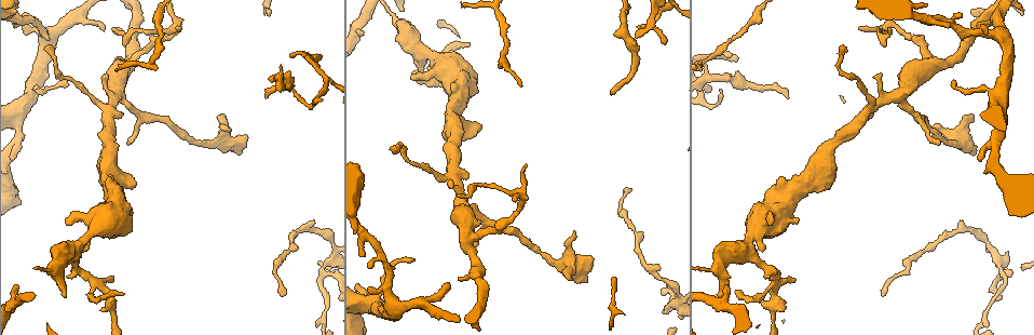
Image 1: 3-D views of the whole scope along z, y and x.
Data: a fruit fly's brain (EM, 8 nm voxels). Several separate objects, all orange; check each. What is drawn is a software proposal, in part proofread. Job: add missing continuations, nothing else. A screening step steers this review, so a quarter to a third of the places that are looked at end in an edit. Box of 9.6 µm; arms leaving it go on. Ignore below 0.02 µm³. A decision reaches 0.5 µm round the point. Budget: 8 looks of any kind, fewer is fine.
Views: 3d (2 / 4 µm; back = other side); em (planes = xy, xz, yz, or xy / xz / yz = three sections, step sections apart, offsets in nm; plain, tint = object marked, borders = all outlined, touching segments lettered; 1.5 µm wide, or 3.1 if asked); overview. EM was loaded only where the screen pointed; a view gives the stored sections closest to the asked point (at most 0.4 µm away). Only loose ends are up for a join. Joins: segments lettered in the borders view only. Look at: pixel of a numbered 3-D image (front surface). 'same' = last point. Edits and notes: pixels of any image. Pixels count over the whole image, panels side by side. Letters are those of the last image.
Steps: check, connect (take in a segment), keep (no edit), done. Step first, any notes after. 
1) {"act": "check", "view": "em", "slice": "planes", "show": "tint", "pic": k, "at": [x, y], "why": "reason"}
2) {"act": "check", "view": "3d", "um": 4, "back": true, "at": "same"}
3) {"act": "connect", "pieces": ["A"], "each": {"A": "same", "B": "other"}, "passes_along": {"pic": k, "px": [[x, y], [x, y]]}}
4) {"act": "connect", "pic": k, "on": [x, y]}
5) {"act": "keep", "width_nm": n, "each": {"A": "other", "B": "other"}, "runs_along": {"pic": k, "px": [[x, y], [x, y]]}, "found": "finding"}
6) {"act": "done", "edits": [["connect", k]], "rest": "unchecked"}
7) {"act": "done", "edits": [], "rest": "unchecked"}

{"act": "check", "view": "3d", "um": 4, "pic": 1, "at": [953, 85], "why": "an open end"}

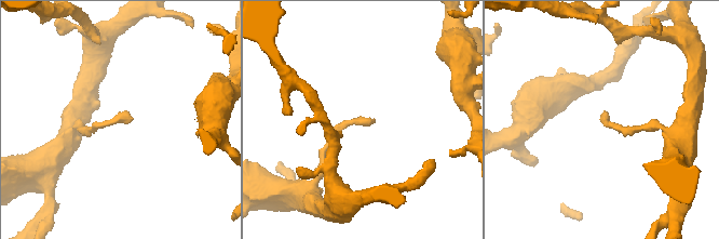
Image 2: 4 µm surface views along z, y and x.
{"act": "check", "view": "em", "slice": "xz", "step": 4, "show": "borders", "pic": 2, "at": [369, 122]}

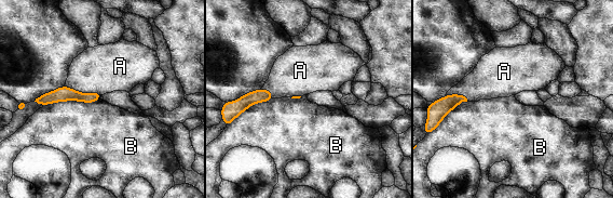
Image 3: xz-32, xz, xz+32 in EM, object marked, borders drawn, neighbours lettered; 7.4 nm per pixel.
{"act": "keep", "each": {"A": "other", "B": "other"}, "border": {"pic": 3, "px": [[99, 98], [57, 101], [43, 106]]}, "found": "none of them fits"}

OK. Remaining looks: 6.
{"act": "check", "view": "em", "slice": "xz", "step": 8, "show": "borders", "pic": 1, "at": [936, 144], "why": "branch stops here"}

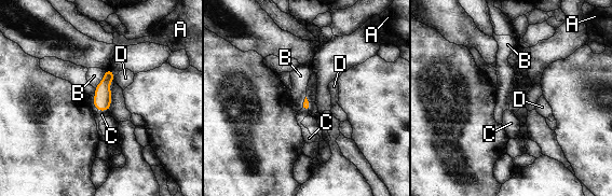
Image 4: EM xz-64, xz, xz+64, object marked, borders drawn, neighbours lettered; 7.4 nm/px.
{"act": "check", "view": "em", "slice": "planes", "show": "borders", "at": "same"}

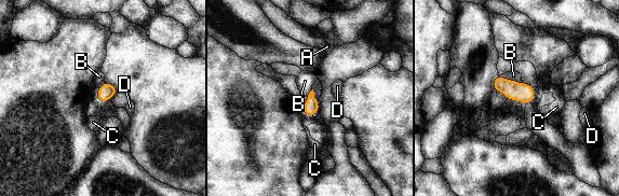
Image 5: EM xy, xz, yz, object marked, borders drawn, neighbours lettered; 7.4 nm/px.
{"act": "keep", "longest_contact_nm": ["B", 190], "each": {"A": "other", "B": "other", "C": "other", "D": "other"}, "border": {"pic": 5, "px": [[499, 75], [522, 83]]}, "found": "none of them fits"}

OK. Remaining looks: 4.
{"act": "check", "view": "em", "slice": "planes", "show": "borders", "pic": 1, "at": [180, 28], "why": "thin end"}

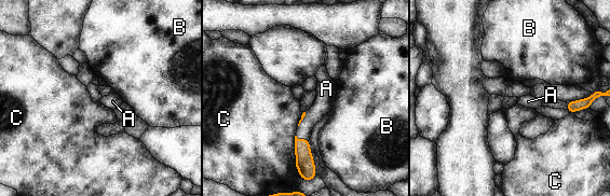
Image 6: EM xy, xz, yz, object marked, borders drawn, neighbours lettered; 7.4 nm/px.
{"act": "connect", "pieces": ["A"], "longest_contact_nm": ["C", 120], "each": {"A": "same", "B": "other", "C": "other"}, "passes_along": {"pic": 6, "px": [[303, 160], [302, 139], [319, 110]]}, "found": "it goes on there"}

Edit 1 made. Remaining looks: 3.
{"act": "done", "edits": [["connect", 6]], "rest": "unchecked"}

